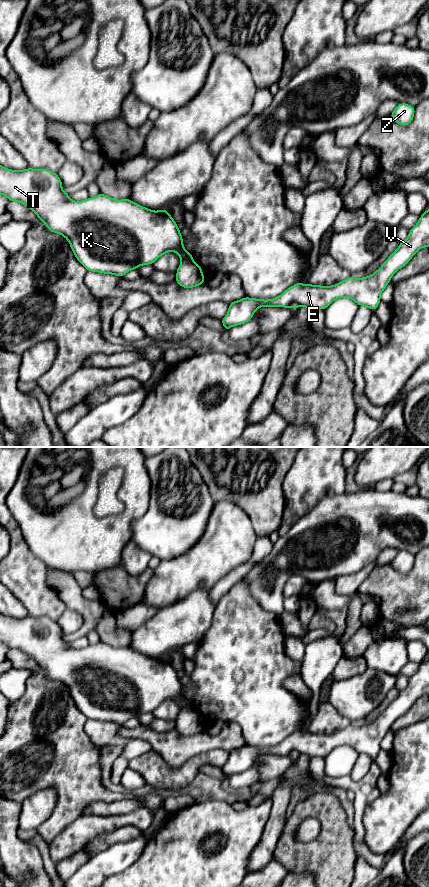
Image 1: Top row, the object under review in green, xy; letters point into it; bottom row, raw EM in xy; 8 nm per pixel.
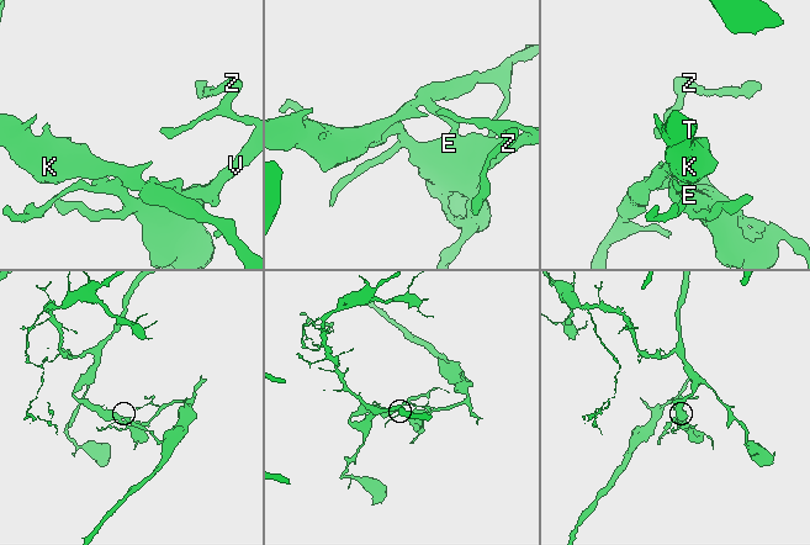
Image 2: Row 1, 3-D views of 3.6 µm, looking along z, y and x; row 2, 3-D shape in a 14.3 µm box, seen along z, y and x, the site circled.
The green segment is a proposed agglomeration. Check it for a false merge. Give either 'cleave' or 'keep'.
cleave

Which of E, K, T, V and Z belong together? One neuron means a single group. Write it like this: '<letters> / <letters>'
E V Z / K T

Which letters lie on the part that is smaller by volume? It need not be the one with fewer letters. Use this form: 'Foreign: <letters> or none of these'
Foreign: E, V, Z

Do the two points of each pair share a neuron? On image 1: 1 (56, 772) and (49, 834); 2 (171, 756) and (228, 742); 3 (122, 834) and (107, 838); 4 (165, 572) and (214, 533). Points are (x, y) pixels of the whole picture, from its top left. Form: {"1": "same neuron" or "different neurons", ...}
{"1": "same neuron", "2": "same neuron", "3": "same neuron", "4": "same neuron"}

